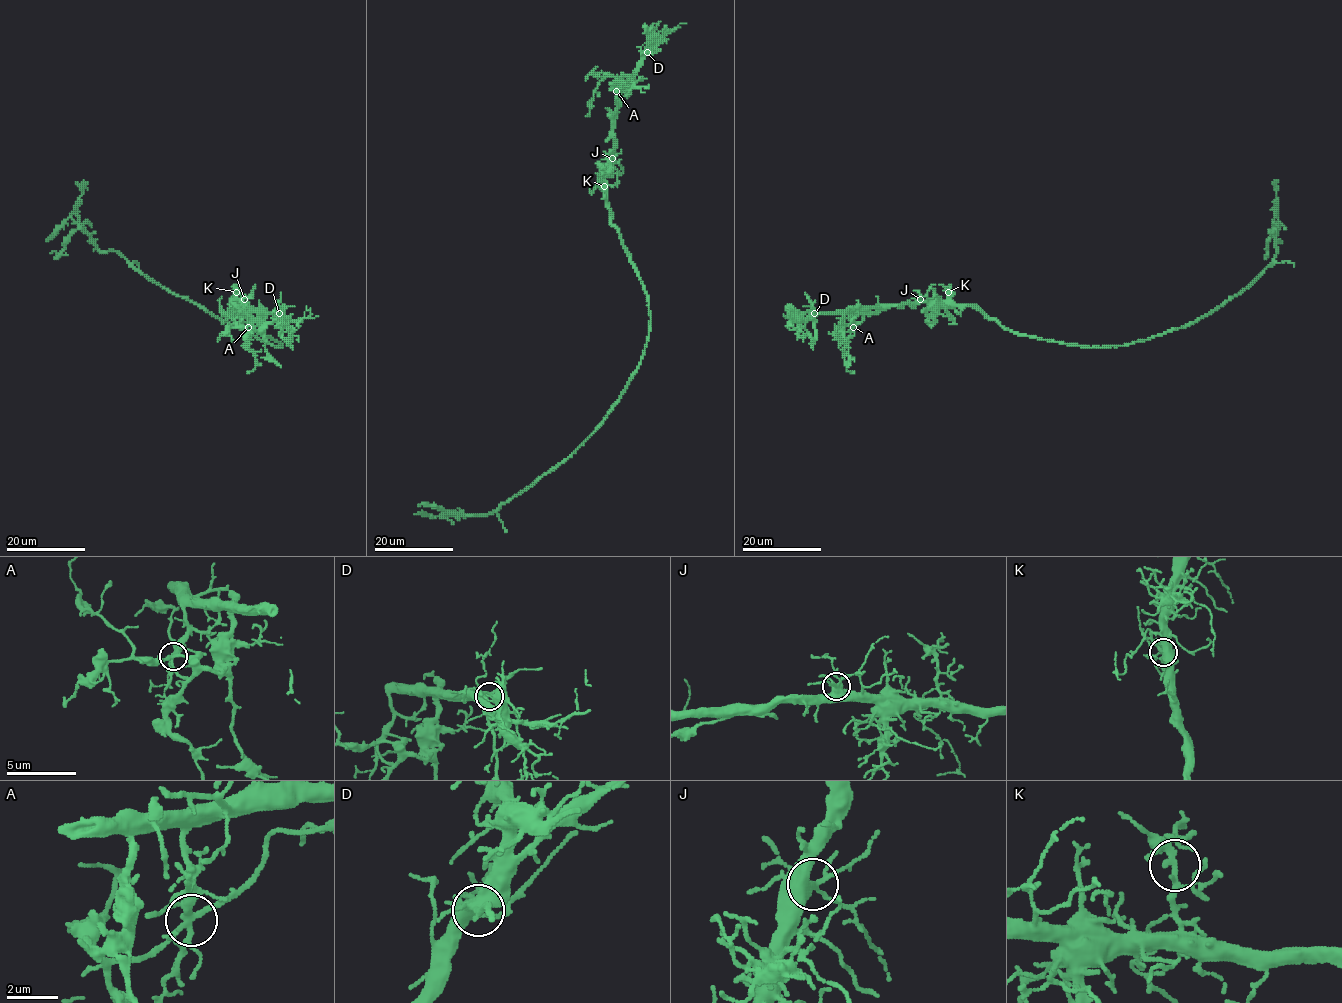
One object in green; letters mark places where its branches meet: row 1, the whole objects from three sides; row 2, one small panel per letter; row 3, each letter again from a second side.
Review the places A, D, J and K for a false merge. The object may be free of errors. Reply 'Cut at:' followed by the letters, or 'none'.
Cut at: A

